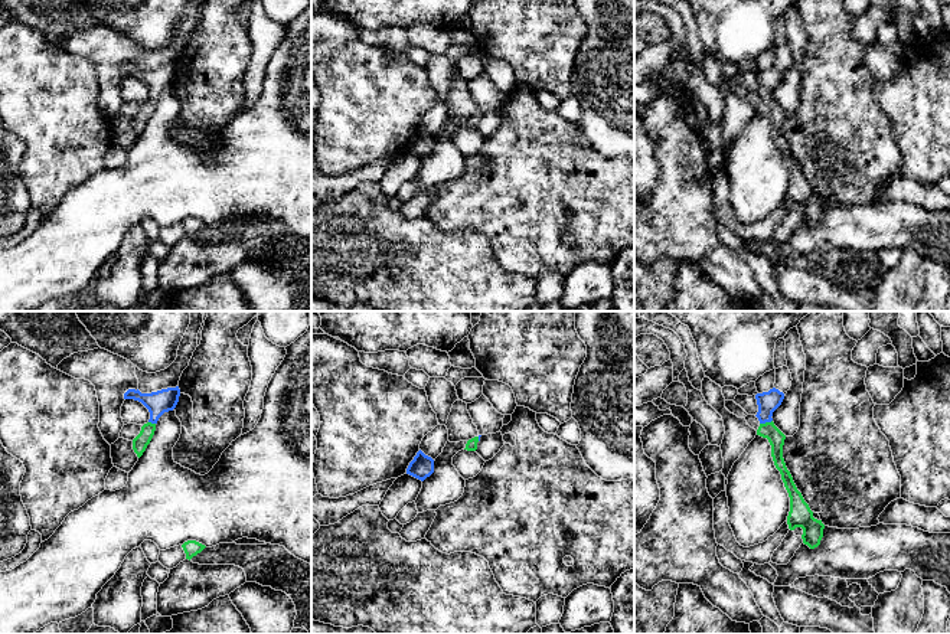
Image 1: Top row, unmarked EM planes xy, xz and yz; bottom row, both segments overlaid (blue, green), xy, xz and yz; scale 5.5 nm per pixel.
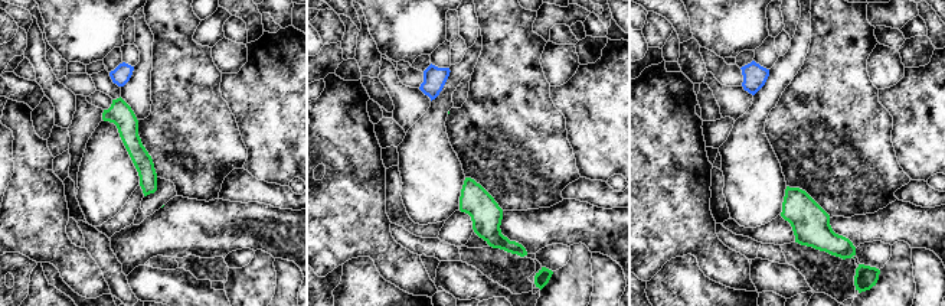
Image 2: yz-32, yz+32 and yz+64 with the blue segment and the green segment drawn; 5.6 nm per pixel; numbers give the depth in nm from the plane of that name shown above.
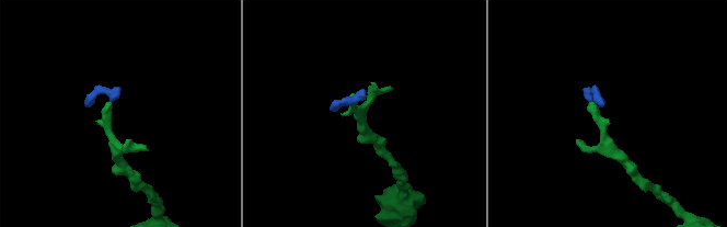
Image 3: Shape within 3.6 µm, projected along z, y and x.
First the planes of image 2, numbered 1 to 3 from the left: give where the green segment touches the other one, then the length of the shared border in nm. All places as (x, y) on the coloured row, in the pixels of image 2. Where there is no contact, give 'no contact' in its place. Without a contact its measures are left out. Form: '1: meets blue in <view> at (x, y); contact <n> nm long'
1: no contact
2: no contact
3: no contact

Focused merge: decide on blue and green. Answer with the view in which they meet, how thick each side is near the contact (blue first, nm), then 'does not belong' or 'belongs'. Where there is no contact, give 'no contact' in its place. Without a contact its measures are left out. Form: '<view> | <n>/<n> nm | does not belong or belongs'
yz | 120/90 nm | belongs

